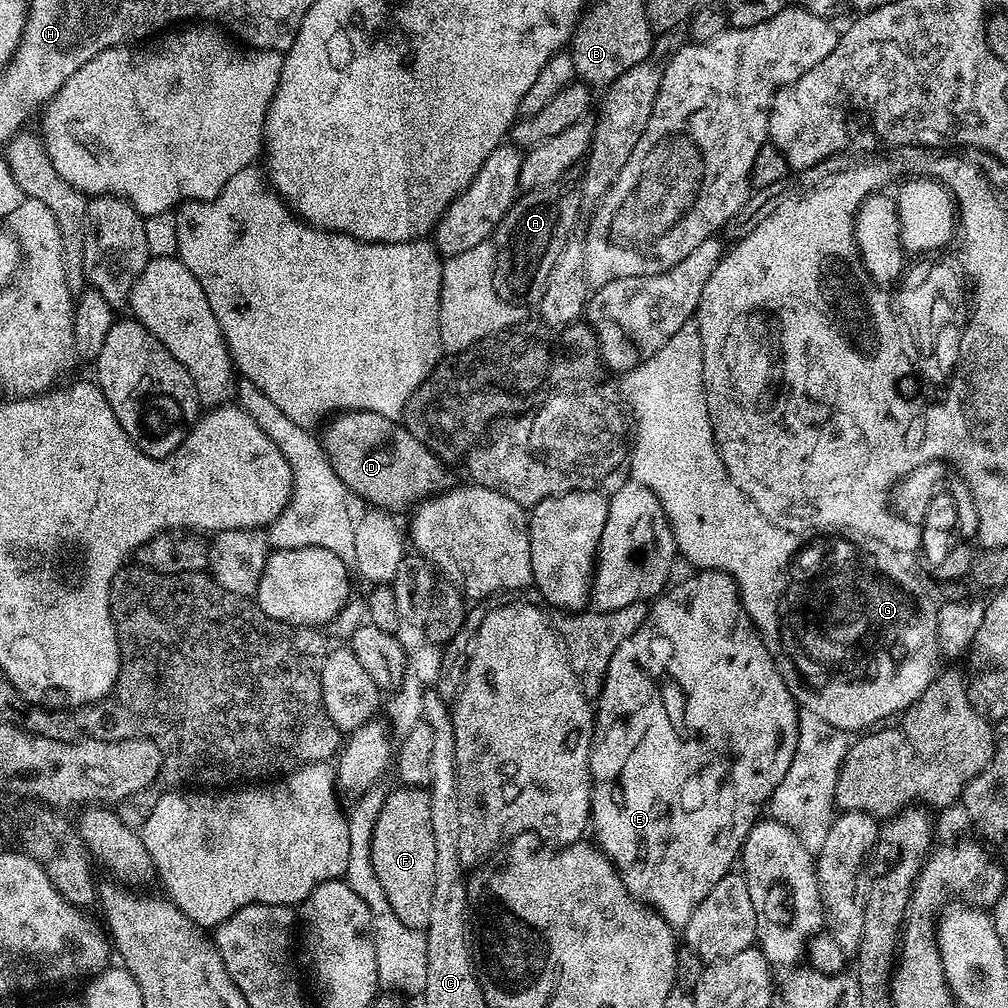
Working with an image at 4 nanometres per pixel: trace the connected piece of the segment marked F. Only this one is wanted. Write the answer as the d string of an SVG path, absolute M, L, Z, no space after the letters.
M396 786L382 802L370 842L374 874L386 890L390 910L410 930L424 932L430 922L430 897L434 895L434 830L430 827L430 798L423 788Z

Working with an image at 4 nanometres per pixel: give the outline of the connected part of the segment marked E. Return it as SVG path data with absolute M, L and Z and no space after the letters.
M707 570L697 571L696 576L688 576L681 584L673 583L663 594L651 601L648 613L646 614L646 622L642 622L642 626L638 626L638 630L634 630L634 634L630 634L630 638L626 638L626 642L622 642L622 646L618 646L618 650L614 650L614 658L610 658L610 666L608 673L604 679L604 685L600 691L600 699L598 707L594 712L594 727L592 729L592 749L590 750L590 774L592 775L592 810L590 813L590 832L594 837L594 843L605 856L608 857L610 863L616 867L620 878L626 890L636 900L653 908L666 923L674 930L683 930L690 922L690 914L694 914L694 910L698 910L698 902L702 902L702 898L706 898L706 894L710 894L710 890L714 890L714 886L718 886L718 882L722 882L722 878L727 872L733 871L735 862L741 855L744 840L748 836L748 831L754 827L757 820L761 819L762 813L765 811L766 805L771 801L775 788L786 777L786 772L790 769L791 760L794 758L795 746L798 742L799 734L799 716L801 709L798 707L796 700L790 694L790 690L786 686L786 682L782 678L782 674L778 670L778 666L774 662L774 658L770 654L770 650L764 644L763 638L756 631L755 624L748 616L744 603L740 600L740 593L736 587L736 581L724 572L710 572Z

